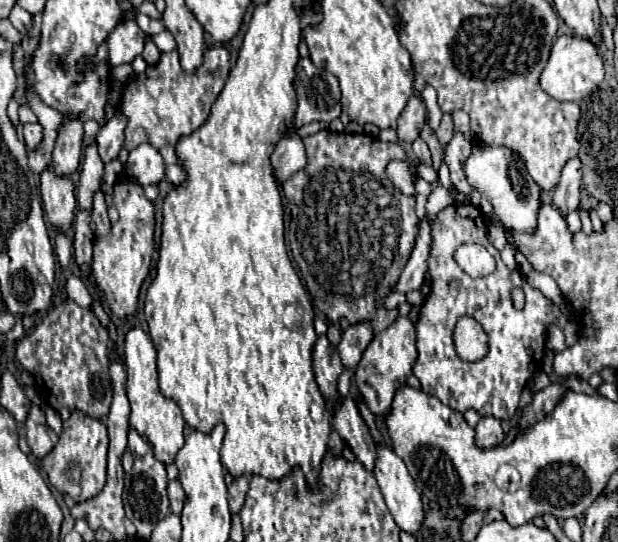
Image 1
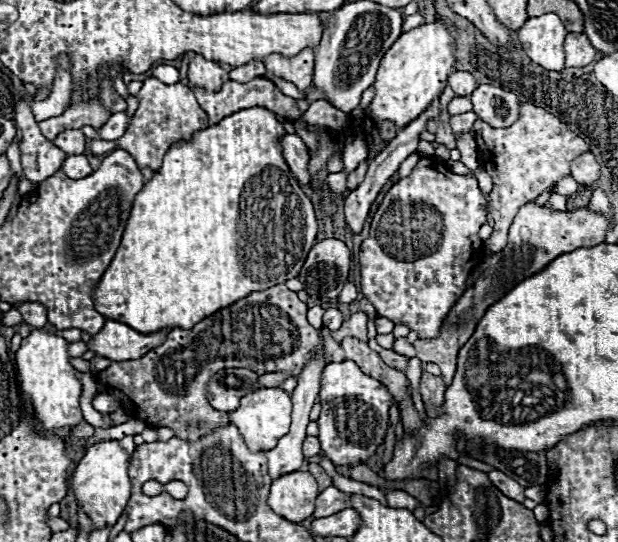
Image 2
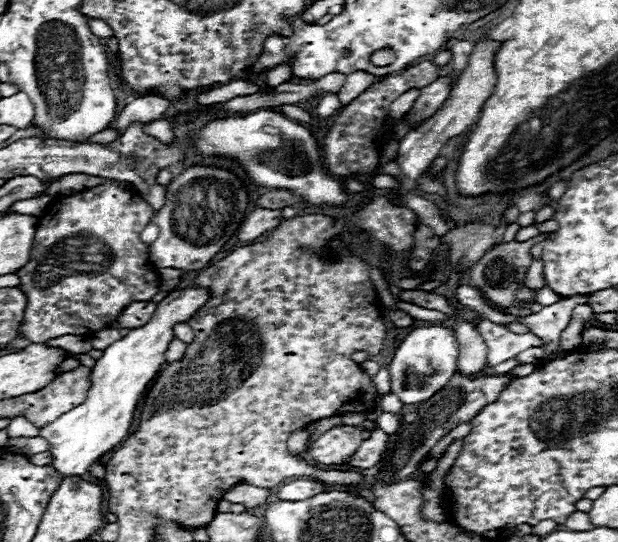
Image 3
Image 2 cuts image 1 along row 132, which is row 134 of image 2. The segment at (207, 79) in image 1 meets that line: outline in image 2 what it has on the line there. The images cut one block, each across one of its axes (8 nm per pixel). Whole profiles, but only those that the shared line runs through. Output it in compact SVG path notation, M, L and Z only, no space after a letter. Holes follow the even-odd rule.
M156 78L144 80L142 90L138 92L138 110L130 120L130 126L126 134L114 142L106 140L90 140L90 152L92 154L108 154L110 150L128 150L140 168L152 168L158 170L162 166L162 158L176 140L188 140L196 130L208 128L208 116L198 106L194 92L184 84L164 84Z

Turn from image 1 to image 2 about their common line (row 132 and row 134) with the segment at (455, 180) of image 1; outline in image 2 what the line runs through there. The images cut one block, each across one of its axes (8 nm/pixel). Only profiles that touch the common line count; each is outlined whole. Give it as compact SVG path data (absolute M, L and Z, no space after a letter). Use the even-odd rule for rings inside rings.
M470 110L470 112L464 112L464 114L458 114L458 116L452 116L452 130L456 136L460 136L462 132L470 132L472 130L472 124L478 120L478 116Z

